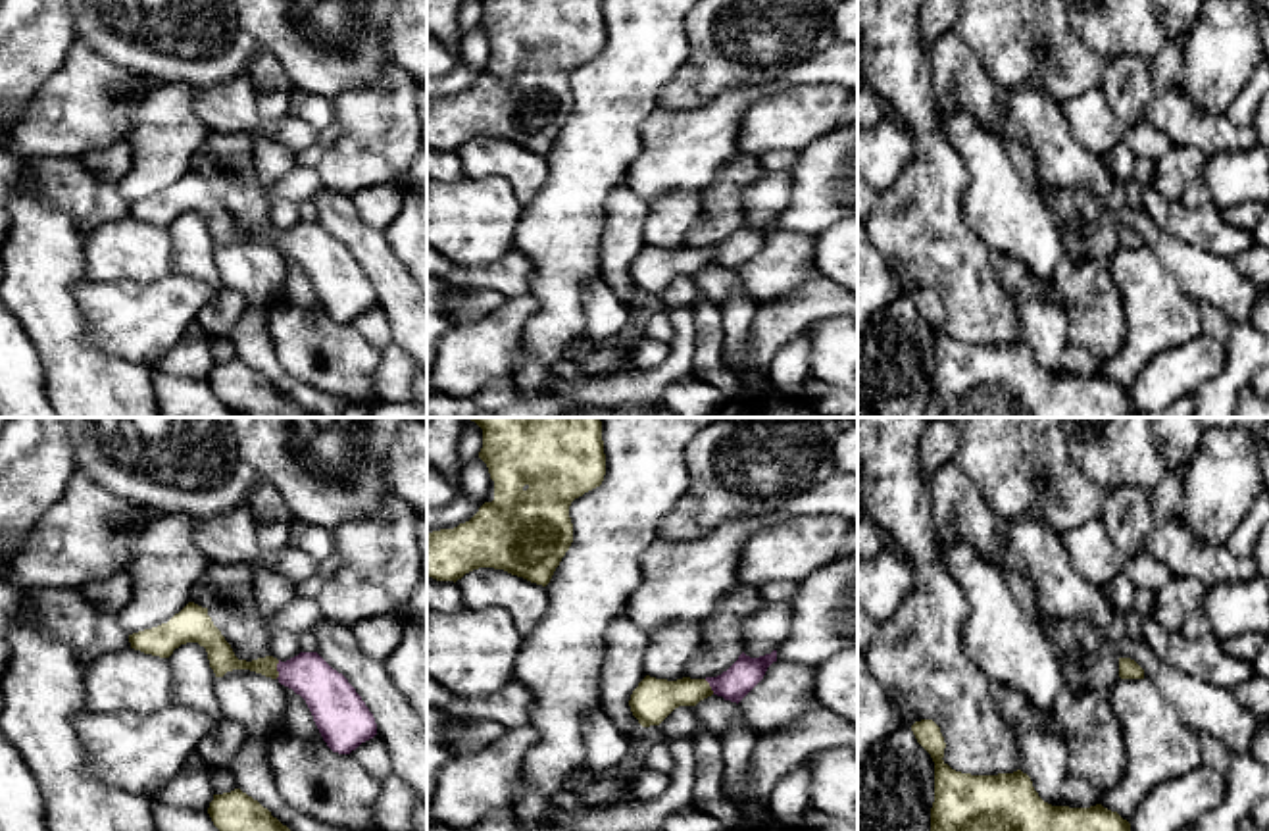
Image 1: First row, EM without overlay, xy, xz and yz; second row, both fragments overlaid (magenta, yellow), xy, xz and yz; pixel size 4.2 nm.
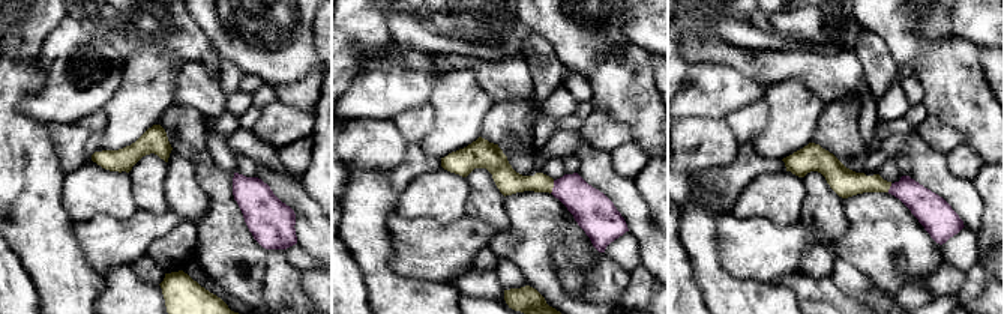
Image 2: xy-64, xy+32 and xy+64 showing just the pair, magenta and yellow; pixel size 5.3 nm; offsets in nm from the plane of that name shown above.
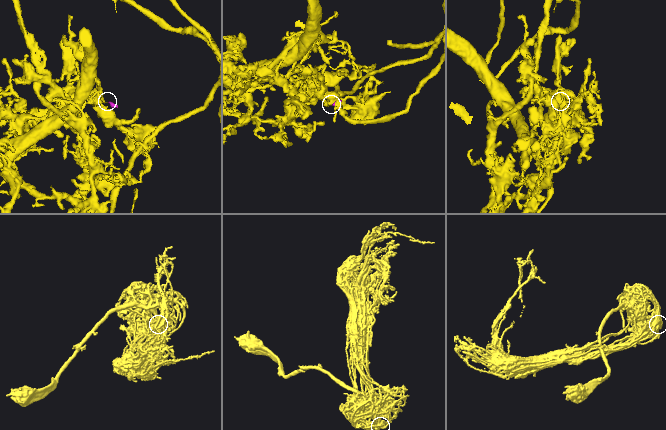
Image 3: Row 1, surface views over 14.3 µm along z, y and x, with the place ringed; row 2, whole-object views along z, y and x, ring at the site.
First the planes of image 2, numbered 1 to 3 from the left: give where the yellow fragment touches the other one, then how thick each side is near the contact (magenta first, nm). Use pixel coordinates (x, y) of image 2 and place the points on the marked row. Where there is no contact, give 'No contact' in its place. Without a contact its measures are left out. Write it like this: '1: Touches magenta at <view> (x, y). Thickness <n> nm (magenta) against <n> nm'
1: No contact
2: Touches magenta at xy+32 (554, 187). Thickness 220 nm (magenta) against 130 nm
3: Touches magenta at xy+64 (890, 188). Thickness 170 nm (magenta) against 150 nm

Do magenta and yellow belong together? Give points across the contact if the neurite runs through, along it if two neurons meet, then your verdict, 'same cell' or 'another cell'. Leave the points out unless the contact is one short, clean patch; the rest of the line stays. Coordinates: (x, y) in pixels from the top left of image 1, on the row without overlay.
way xy (327, 262), (308, 243), (277, 239), (235, 233), (222, 227); same cell

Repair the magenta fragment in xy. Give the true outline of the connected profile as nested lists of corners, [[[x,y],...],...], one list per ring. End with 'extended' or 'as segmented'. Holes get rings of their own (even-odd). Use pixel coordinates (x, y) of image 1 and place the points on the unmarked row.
[[[188,171],[167,192],[129,204],[131,217],[169,227],[175,217],[198,212],[206,217],[215,246],[233,239],[250,239],[277,248],[300,264],[333,321],[350,323],[377,304],[377,292],[348,248],[333,239],[317,221],[300,221],[281,231],[273,225],[252,231],[238,229],[208,177]]] | extended

